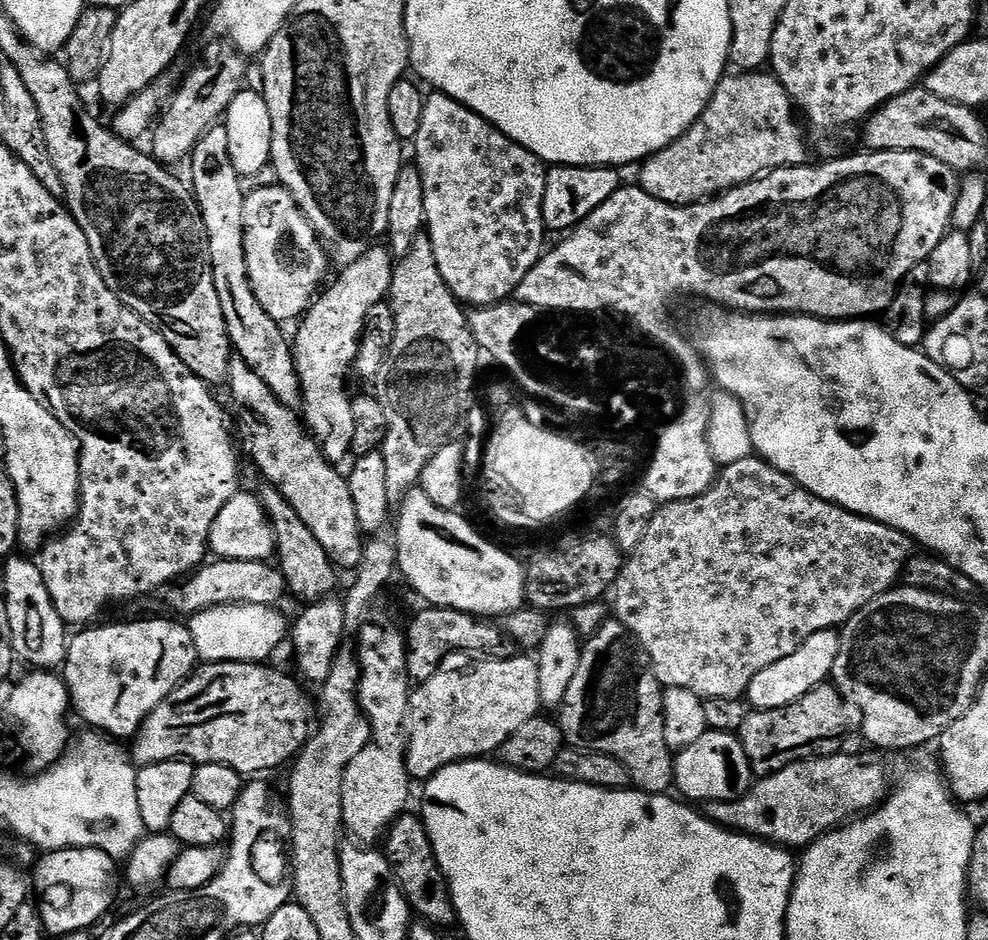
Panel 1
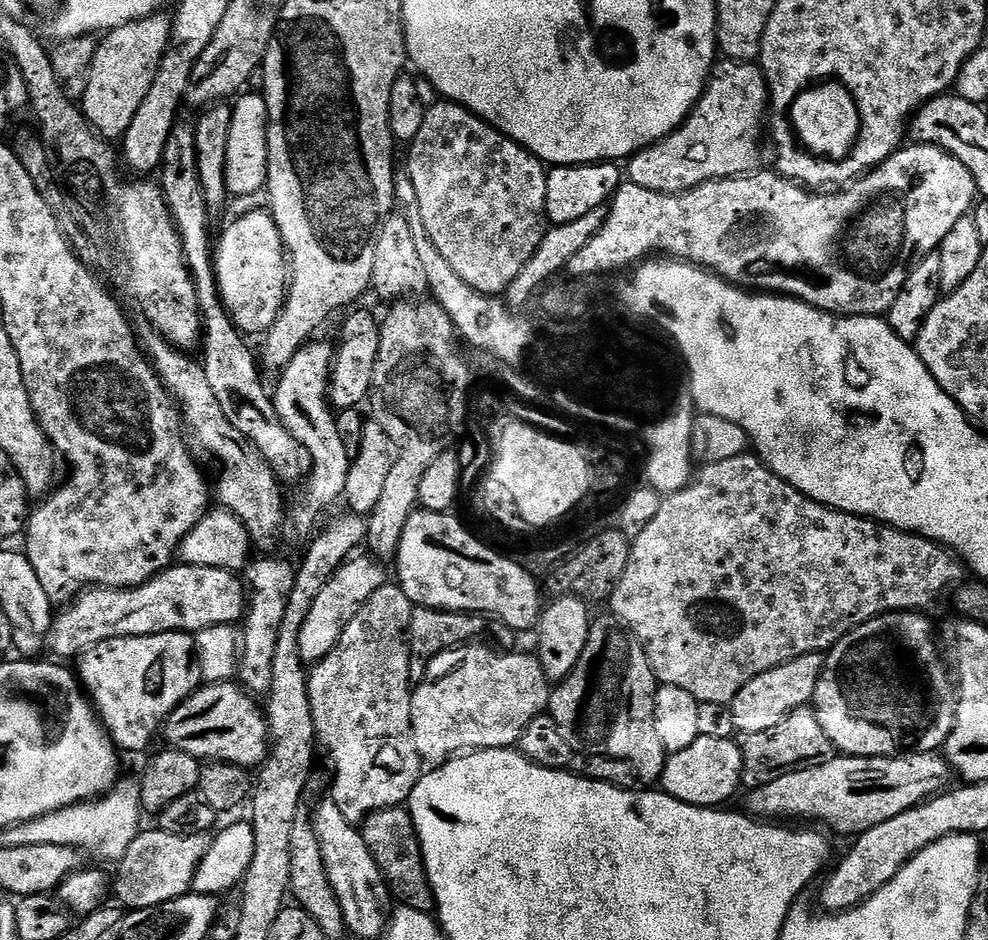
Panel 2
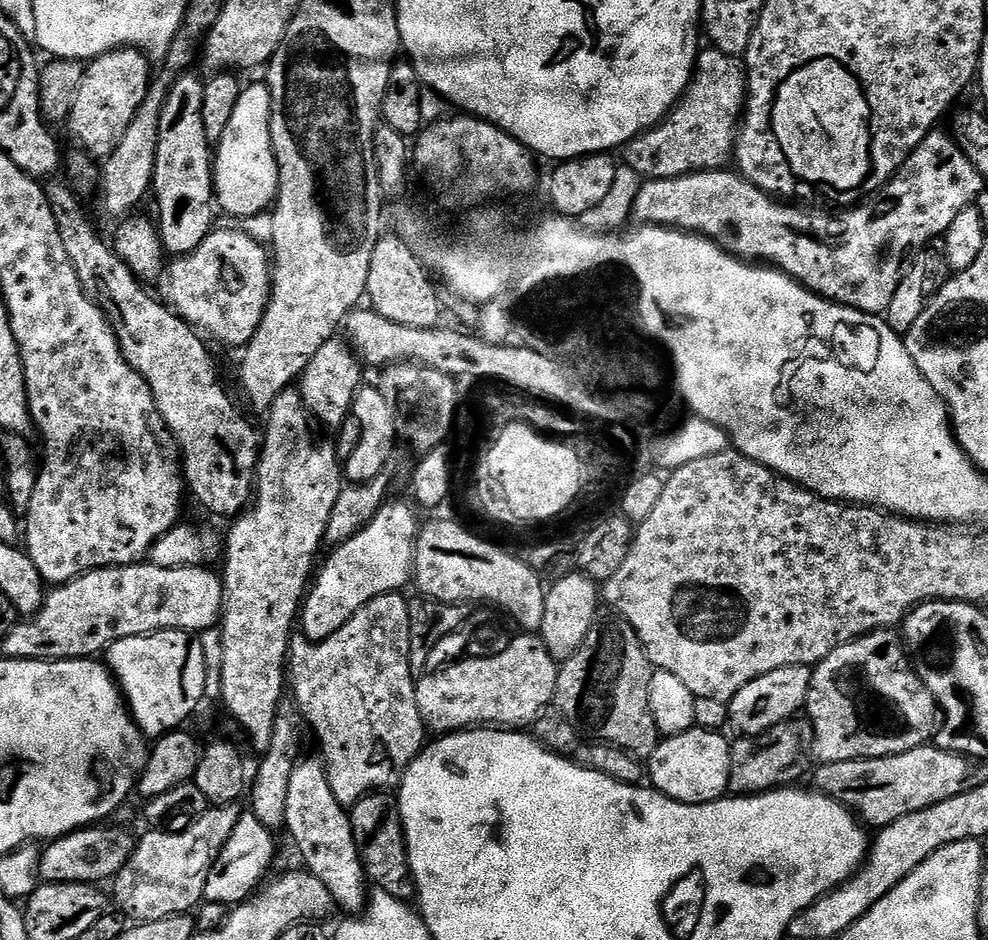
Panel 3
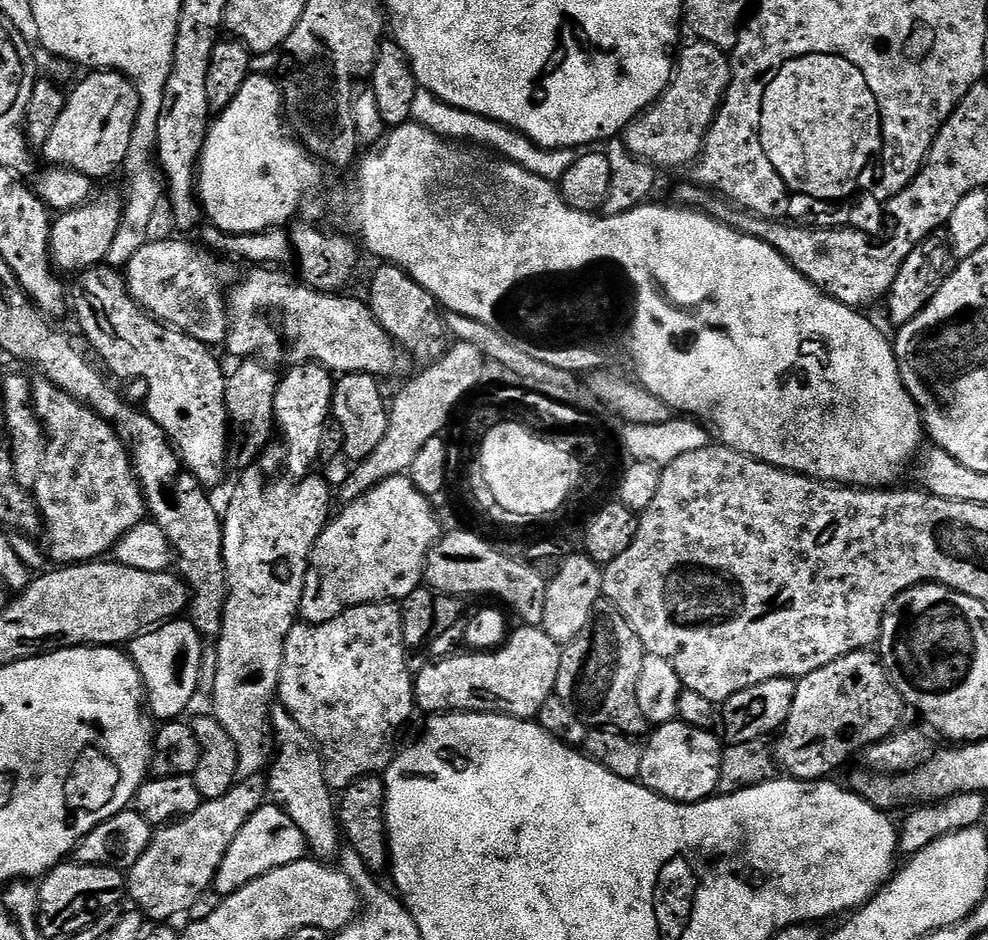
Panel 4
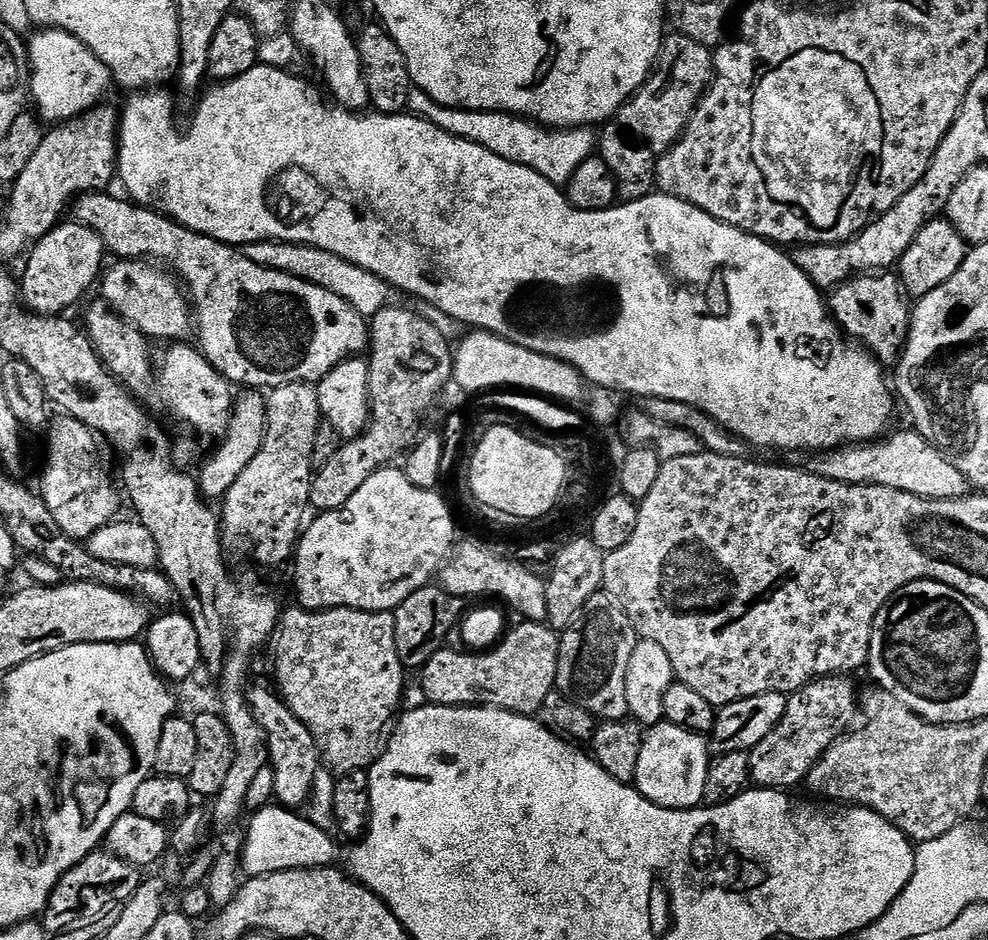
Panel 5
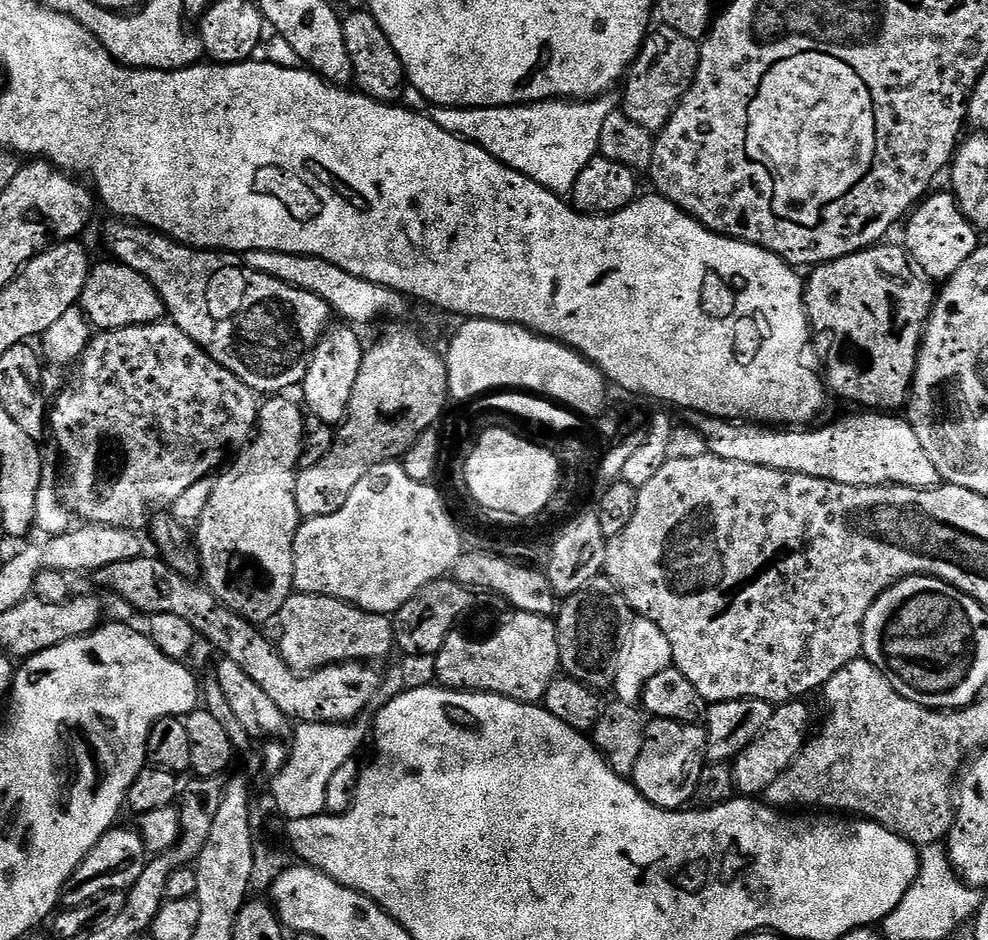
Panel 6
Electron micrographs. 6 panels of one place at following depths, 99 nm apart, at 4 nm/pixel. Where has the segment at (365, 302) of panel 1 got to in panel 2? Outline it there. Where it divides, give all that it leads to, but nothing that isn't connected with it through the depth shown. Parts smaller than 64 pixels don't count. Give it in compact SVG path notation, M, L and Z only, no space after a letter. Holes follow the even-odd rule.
M309 342L300 347L298 354L294 354L292 361L279 373L280 381L276 384L276 390L274 388L278 418L286 430L307 450L311 460L310 471L296 489L301 488L290 496L291 523L293 520L298 531L309 531L308 533L325 519L324 511L335 500L339 501L343 497L346 490L346 474L350 474L352 465L352 458L347 456L345 443L339 432L337 413L330 407L334 348L331 343L316 343Z

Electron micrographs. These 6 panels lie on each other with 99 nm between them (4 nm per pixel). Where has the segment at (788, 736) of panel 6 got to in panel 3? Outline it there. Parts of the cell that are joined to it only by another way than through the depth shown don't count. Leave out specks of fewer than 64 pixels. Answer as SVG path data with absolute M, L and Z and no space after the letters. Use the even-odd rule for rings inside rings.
M880 628L876 632L867 632L865 636L859 636L849 644L838 646L824 660L812 668L812 681L808 690L806 701L806 713L812 719L812 736L816 739L816 756L820 764L833 764L834 762L850 762L851 760L869 760L870 758L882 758L883 756L897 756L906 750L925 747L935 737L942 716L938 711L937 701L928 693L924 683L916 675L909 657L906 655L906 645L899 635L895 636L892 628Z

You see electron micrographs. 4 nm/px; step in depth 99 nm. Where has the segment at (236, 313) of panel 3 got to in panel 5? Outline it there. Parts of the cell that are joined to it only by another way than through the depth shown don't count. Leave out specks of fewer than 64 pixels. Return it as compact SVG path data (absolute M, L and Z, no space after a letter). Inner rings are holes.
M121 259L110 268L103 273L98 292L100 288L99 295L104 303L110 305L127 324L132 324L143 336L153 341L180 342L187 337L184 335L188 331L193 331L194 312L189 297L182 291L175 275L143 260Z

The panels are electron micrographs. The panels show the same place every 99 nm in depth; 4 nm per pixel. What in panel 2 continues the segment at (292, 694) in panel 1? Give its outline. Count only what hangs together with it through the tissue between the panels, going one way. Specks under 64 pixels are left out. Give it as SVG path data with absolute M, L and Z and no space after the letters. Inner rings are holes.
M205 683L177 706L164 722L162 736L171 747L201 762L225 762L255 769L268 758L270 737L266 712L239 683Z

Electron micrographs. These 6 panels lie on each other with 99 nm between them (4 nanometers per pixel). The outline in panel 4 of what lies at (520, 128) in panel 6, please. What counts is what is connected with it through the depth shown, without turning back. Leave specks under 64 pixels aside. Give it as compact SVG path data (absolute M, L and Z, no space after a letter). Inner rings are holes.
M418 90L414 94L414 110L412 120L421 124L426 130L430 130L436 136L442 136L449 142L468 142L473 140L476 144L485 144L488 148L496 151L497 157L503 158L510 164L522 166L530 174L538 174L538 178L558 182L570 170L570 166L575 162L577 153L566 148L543 148L538 146L526 134L514 130L497 120L486 118L482 114L470 114L470 110L462 110L442 102L432 92Z

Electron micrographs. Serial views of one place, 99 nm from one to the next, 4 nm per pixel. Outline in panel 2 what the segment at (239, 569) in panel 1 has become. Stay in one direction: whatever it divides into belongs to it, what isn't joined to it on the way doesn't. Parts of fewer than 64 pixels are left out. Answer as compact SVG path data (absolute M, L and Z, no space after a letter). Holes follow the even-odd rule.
M183 562L159 572L145 584L136 588L102 588L93 586L80 593L70 604L65 604L55 613L52 622L52 633L48 636L47 647L52 648L53 657L79 657L81 652L98 646L98 642L106 642L110 638L123 636L149 636L150 634L166 634L167 632L187 632L197 634L208 627L222 624L236 626L246 615L246 584L237 573L222 570L214 566L194 566Z

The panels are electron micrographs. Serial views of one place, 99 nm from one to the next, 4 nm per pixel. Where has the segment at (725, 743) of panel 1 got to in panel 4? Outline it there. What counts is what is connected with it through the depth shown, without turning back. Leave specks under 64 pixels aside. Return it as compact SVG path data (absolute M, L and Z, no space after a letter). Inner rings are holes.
M678 718L659 725L647 737L648 744L646 740L643 745L639 783L678 804L697 804L700 800L717 795L722 744L718 736L716 741L715 735L717 736L715 731L695 728Z

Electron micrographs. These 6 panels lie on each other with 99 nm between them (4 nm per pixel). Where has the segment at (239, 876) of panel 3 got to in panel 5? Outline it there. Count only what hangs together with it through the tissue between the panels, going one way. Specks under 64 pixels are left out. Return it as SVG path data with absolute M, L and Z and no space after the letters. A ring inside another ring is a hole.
M267 806L251 813L252 821L247 821L244 833L244 851L240 853L240 866L245 877L268 876L271 872L285 872L299 868L327 868L336 856L333 833L324 832L307 815L283 806Z

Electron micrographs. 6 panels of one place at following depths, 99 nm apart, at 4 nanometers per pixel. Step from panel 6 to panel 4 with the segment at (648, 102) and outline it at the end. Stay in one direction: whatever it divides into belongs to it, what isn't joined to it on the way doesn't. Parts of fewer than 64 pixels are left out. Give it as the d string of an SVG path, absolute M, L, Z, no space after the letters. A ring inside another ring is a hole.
M696 40L679 49L674 60L672 81L654 104L628 123L622 133L623 147L633 156L657 169L680 168L700 159L704 140L718 114L732 81L732 62L725 49Z

